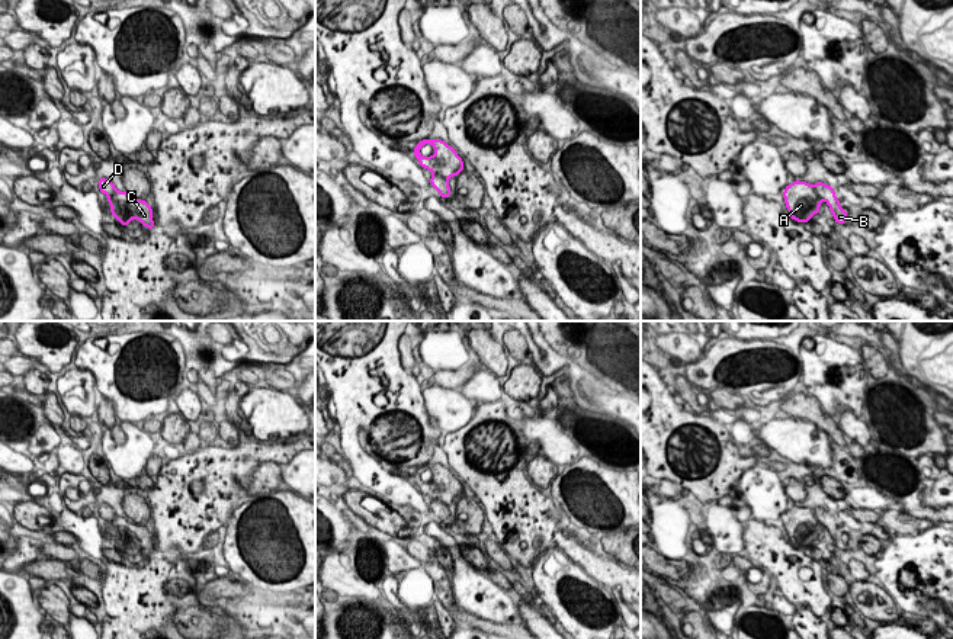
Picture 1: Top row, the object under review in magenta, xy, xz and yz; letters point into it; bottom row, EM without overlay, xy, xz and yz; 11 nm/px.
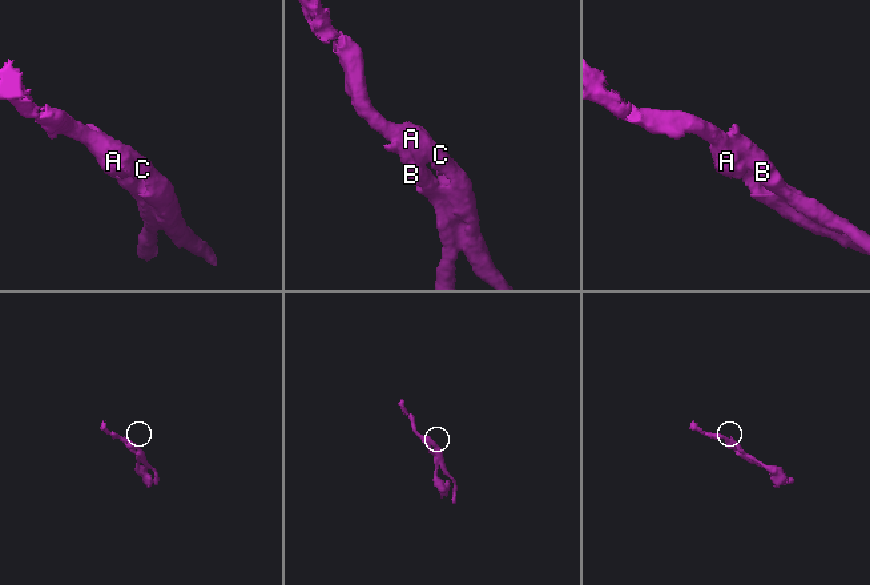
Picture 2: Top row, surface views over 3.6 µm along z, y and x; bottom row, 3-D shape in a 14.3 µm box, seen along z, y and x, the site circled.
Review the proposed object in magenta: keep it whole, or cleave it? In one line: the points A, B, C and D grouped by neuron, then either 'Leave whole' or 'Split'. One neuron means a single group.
Groups: A C / B D. Split

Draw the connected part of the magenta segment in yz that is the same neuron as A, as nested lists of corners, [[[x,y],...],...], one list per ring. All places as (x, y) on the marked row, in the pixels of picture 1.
[[[795,180],[787,184],[783,192],[784,203],[792,219],[808,224],[808,221],[818,213],[821,198],[814,186],[806,182]]]

